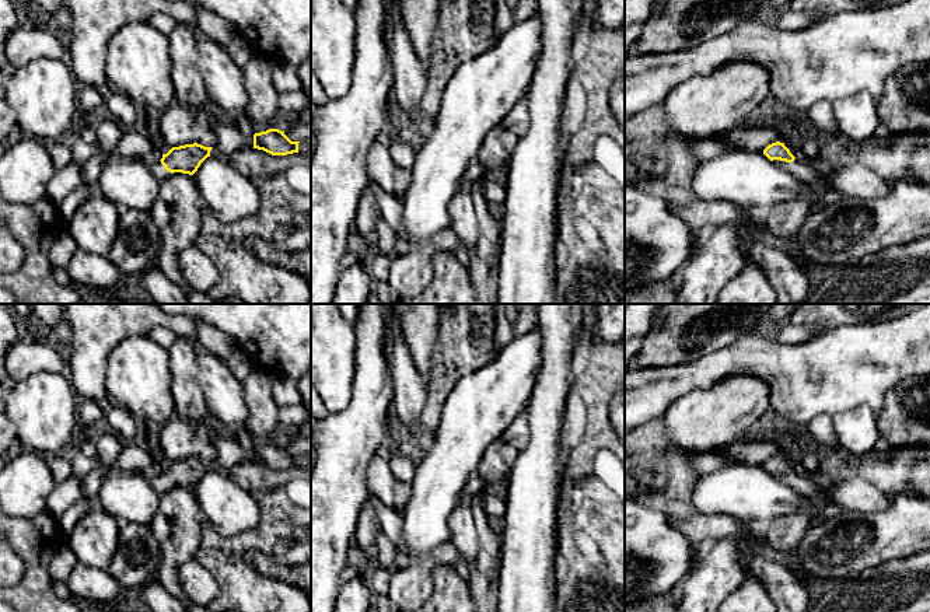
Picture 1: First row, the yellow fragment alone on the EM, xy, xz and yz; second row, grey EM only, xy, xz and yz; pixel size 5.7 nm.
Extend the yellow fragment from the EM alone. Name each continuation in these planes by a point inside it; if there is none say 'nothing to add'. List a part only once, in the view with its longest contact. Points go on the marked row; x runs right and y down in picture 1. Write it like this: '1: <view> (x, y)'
1: yz (856, 179)

